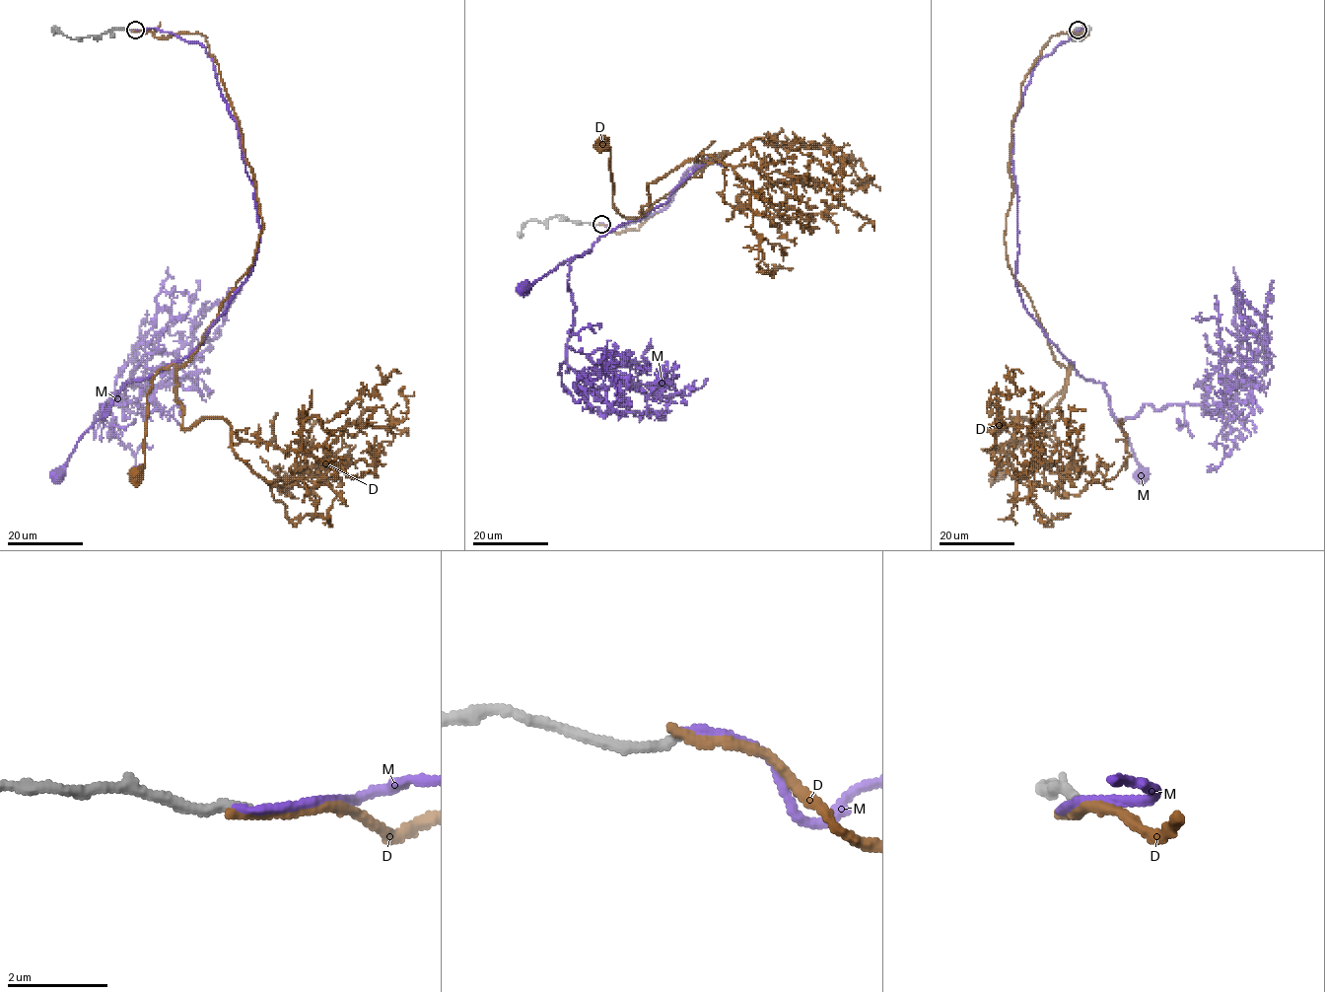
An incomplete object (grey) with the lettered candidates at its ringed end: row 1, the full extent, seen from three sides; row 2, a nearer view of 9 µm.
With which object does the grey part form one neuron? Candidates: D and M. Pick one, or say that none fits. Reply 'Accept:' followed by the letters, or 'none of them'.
Accept: M

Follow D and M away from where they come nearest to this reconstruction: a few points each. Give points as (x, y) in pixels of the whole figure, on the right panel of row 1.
D: (1078, 30), (1083, 37), (1052, 36), (1021, 85), (1005, 240), (1054, 358), (1071, 370), (998, 477)
M: (1078, 30), (1083, 29), (1037, 62), (1011, 125), (1015, 285), (1026, 311), (1077, 373), (1103, 386), (1140, 473)

